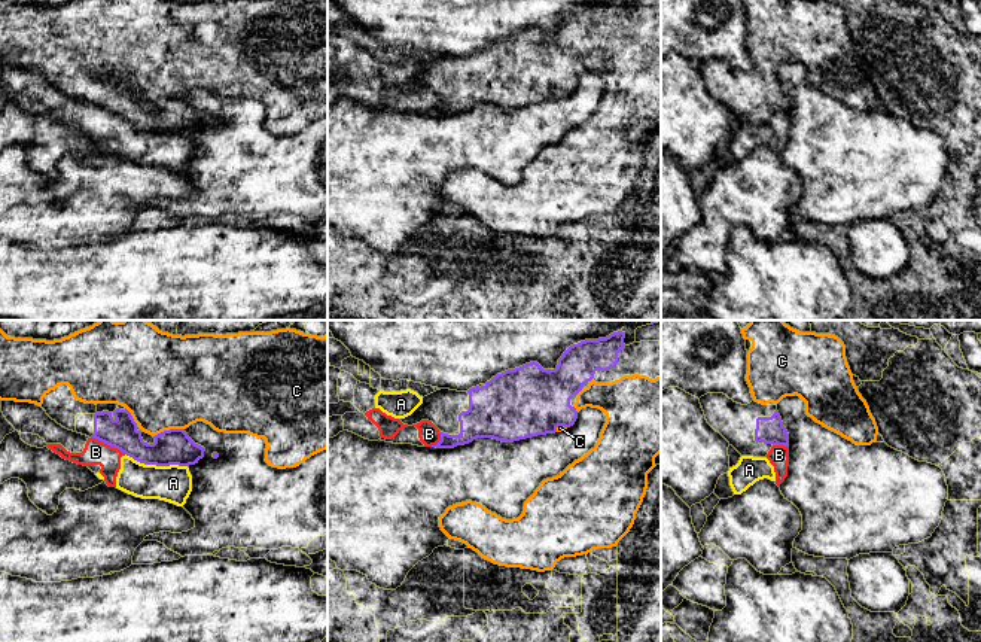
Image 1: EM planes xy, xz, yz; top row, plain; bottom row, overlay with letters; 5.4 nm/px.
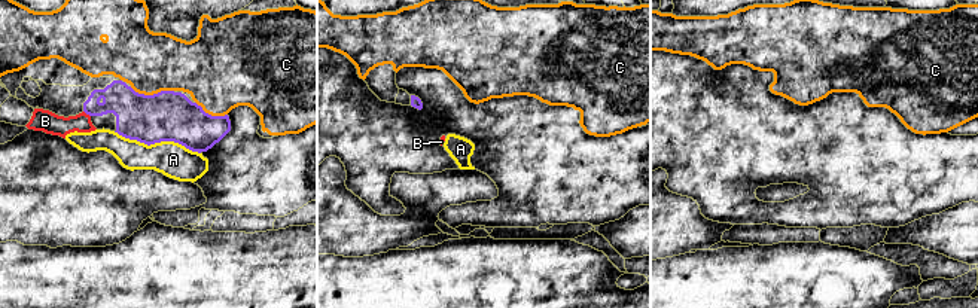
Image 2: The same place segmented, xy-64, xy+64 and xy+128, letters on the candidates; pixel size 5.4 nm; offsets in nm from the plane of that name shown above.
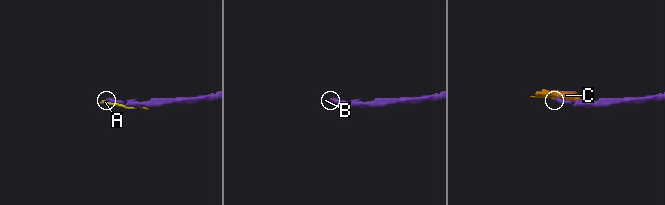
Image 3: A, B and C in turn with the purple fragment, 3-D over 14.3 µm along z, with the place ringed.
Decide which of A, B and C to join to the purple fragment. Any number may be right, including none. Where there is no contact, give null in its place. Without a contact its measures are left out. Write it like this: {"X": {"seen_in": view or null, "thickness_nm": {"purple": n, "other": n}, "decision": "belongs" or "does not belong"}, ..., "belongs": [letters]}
{"A": {"seen_in": "xy", "thickness_nm": {"purple": 190, "other": 200}, "decision": "does not belong"}, "B": {"seen_in": "xy", "thickness_nm": {"purple": 170, "other": 130}, "decision": "does not belong"}, "C": {"seen_in": "xy", "thickness_nm": {"purple": 190, "other": 500}, "decision": "belongs"}, "belongs": ["C"]}

